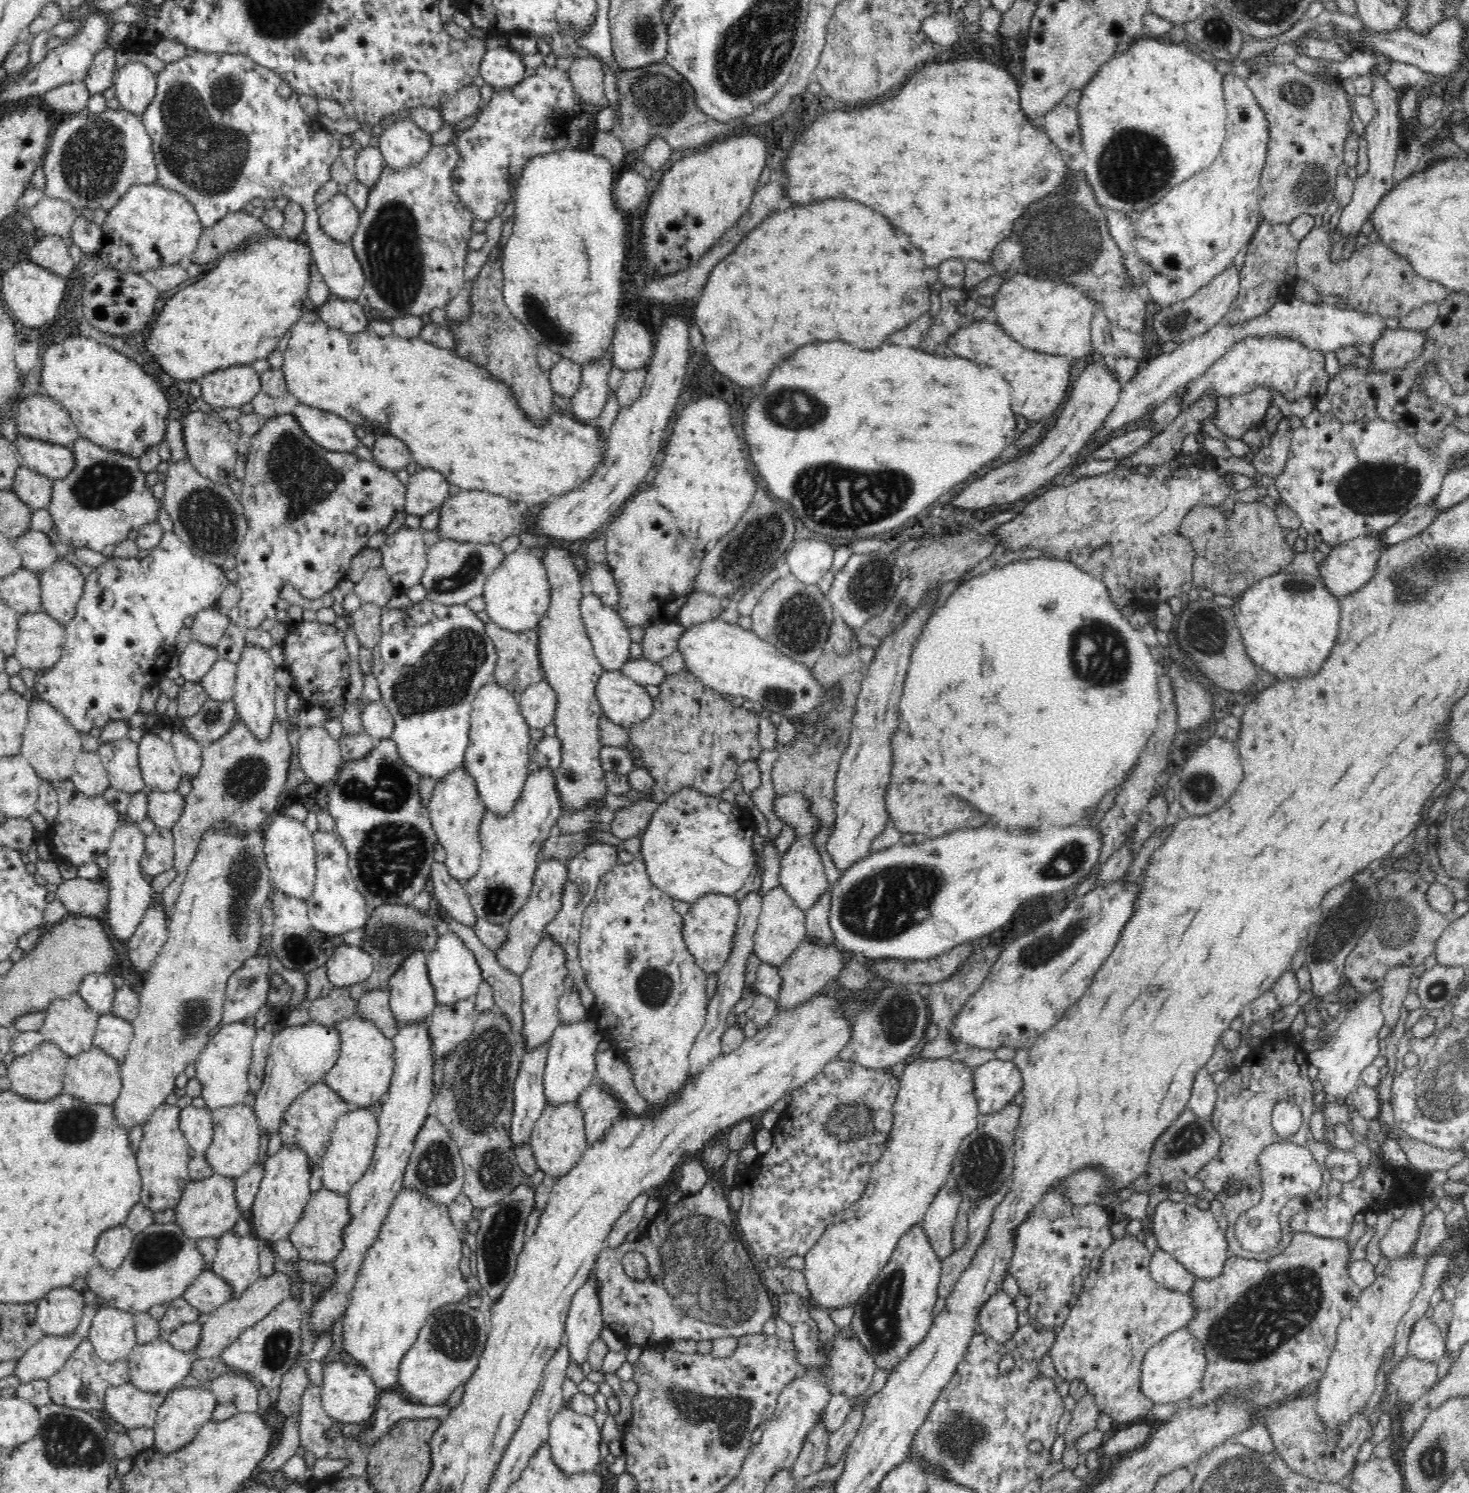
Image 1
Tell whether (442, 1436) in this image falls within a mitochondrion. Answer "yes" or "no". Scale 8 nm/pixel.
no

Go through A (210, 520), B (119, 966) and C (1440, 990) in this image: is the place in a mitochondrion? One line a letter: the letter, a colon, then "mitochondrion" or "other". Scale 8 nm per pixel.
A: mitochondrion
B: other
C: mitochondrion

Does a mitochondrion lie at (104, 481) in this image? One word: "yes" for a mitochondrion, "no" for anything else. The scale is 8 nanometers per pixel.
yes

